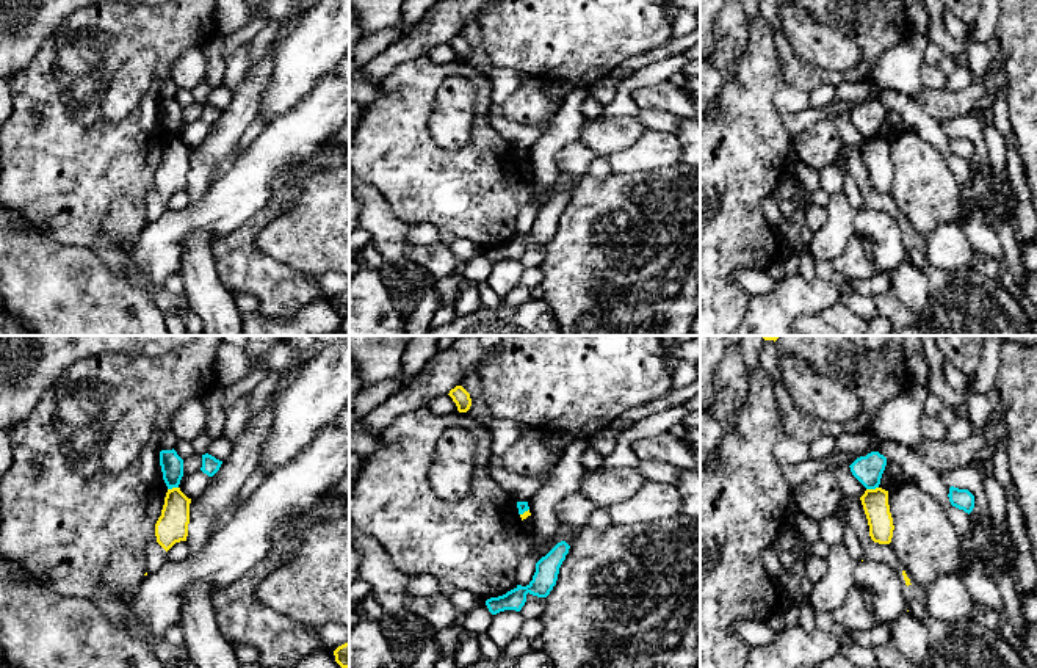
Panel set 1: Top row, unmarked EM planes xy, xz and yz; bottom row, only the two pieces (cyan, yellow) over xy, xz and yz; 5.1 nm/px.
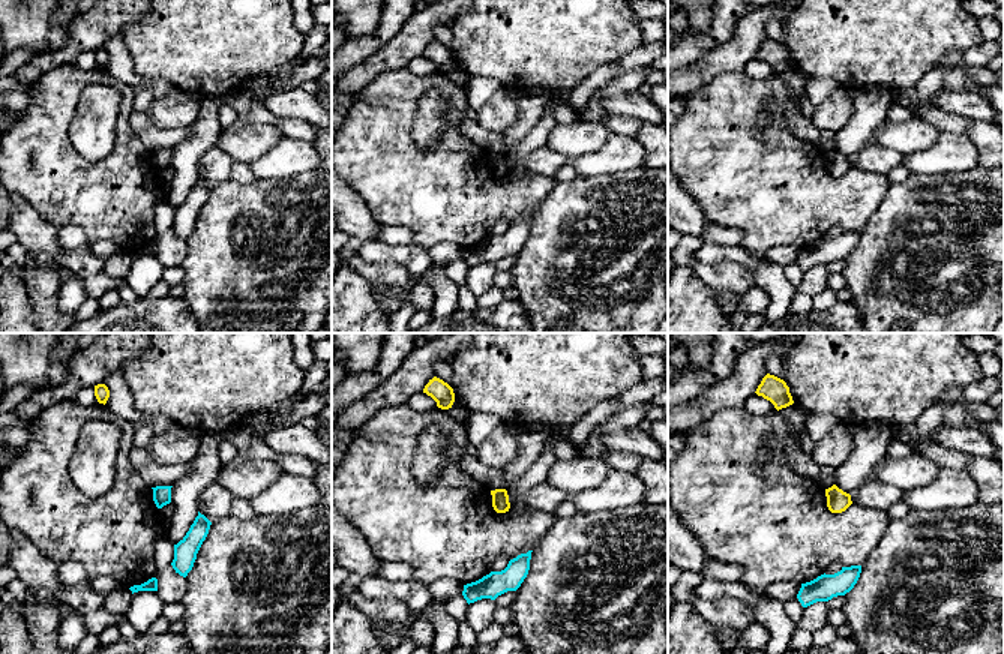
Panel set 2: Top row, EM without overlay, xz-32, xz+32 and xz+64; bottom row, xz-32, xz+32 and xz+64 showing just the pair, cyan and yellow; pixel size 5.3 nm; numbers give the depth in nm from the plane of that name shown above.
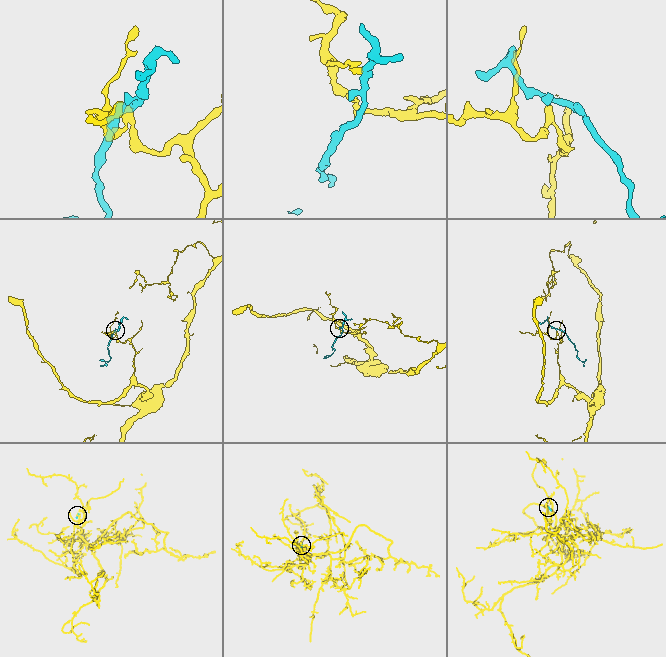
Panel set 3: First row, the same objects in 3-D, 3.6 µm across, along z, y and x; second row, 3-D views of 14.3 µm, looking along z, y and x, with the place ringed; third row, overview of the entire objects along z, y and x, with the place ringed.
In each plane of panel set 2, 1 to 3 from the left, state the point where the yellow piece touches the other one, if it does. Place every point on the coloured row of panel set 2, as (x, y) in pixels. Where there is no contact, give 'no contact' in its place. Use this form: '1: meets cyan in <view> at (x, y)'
1: no contact
2: no contact
3: no contact

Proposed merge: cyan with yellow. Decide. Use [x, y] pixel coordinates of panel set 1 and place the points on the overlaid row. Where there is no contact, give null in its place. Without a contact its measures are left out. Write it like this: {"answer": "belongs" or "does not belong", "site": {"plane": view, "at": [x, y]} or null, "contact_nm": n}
{"answer": "does not belong", "site": {"plane": "yz", "at": [871, 488]}, "contact_nm": 70}

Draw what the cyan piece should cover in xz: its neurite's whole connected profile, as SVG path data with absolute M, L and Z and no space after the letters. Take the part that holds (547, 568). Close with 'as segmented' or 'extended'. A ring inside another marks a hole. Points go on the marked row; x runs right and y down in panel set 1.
M565 541L558 543L545 557L536 563L533 580L526 585L517 585L503 596L490 597L486 605L492 615L504 610L520 612L526 602L526 594L547 597L556 585L559 568L569 554L570 546Z; as segmented

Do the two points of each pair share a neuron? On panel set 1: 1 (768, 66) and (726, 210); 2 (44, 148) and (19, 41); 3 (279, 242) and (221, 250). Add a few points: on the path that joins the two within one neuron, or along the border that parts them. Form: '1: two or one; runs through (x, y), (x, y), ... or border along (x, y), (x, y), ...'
1: one; runs through (746, 102), (744, 145), (726, 166), (726, 174)
2: two; border along (47, 36), (33, 58), (16, 74)
3: two; border along (279, 215), (260, 231), (256, 245), (289, 265)

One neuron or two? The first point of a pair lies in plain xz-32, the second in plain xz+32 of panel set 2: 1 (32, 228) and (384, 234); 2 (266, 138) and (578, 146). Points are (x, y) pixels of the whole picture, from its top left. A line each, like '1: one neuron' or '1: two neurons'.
1: two neurons
2: one neuron

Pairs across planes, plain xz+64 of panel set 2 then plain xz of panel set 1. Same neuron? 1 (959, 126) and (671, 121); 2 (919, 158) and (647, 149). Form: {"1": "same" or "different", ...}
{"1": "same", "2": "same"}

